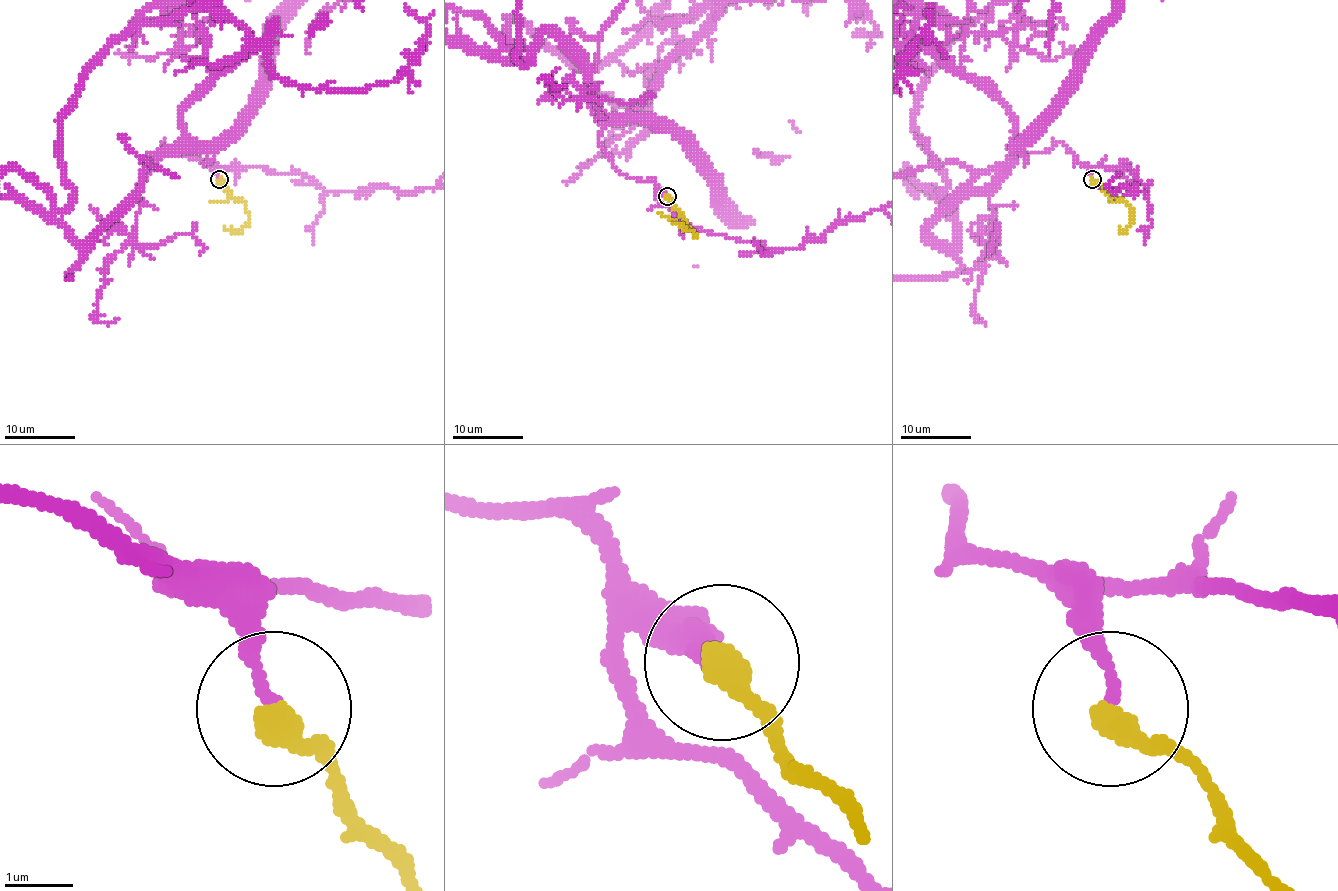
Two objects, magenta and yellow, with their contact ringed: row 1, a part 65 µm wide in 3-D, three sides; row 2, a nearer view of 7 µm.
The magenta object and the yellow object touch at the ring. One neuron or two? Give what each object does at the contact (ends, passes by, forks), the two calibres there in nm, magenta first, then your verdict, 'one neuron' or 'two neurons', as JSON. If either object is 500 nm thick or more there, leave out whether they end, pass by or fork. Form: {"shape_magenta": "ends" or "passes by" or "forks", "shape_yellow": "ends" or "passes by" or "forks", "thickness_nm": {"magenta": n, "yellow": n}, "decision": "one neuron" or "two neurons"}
{"shape_magenta": "ends", "shape_yellow": "ends", "thickness_nm": {"magenta": 170, "yellow": 440}, "decision": "two neurons"}

